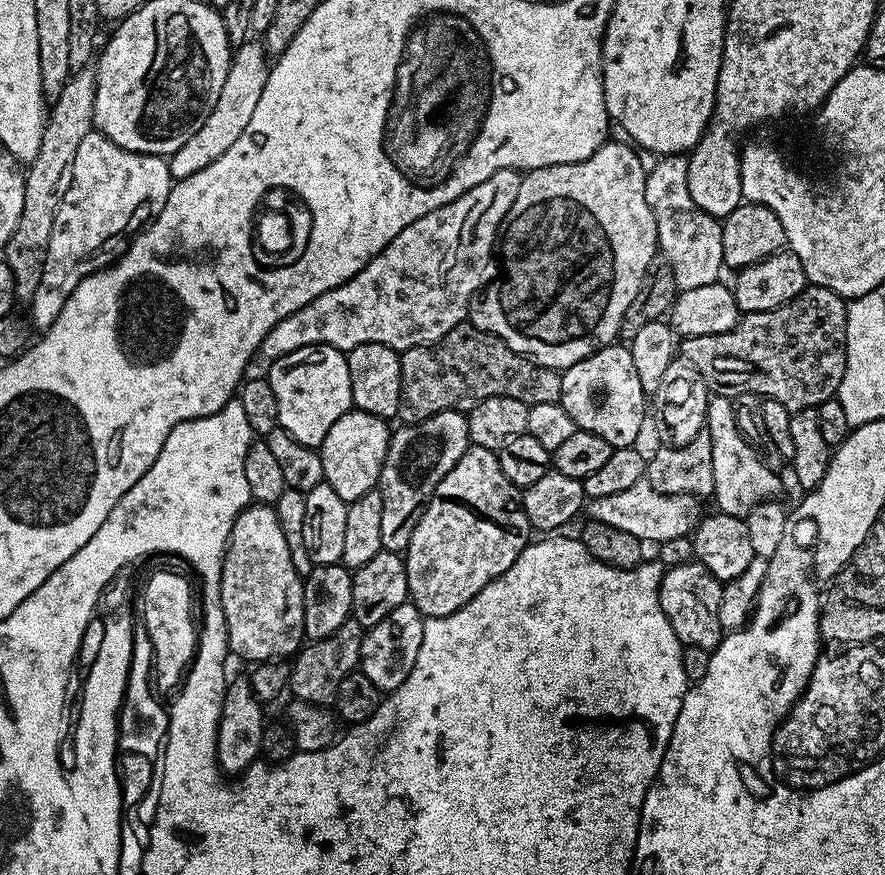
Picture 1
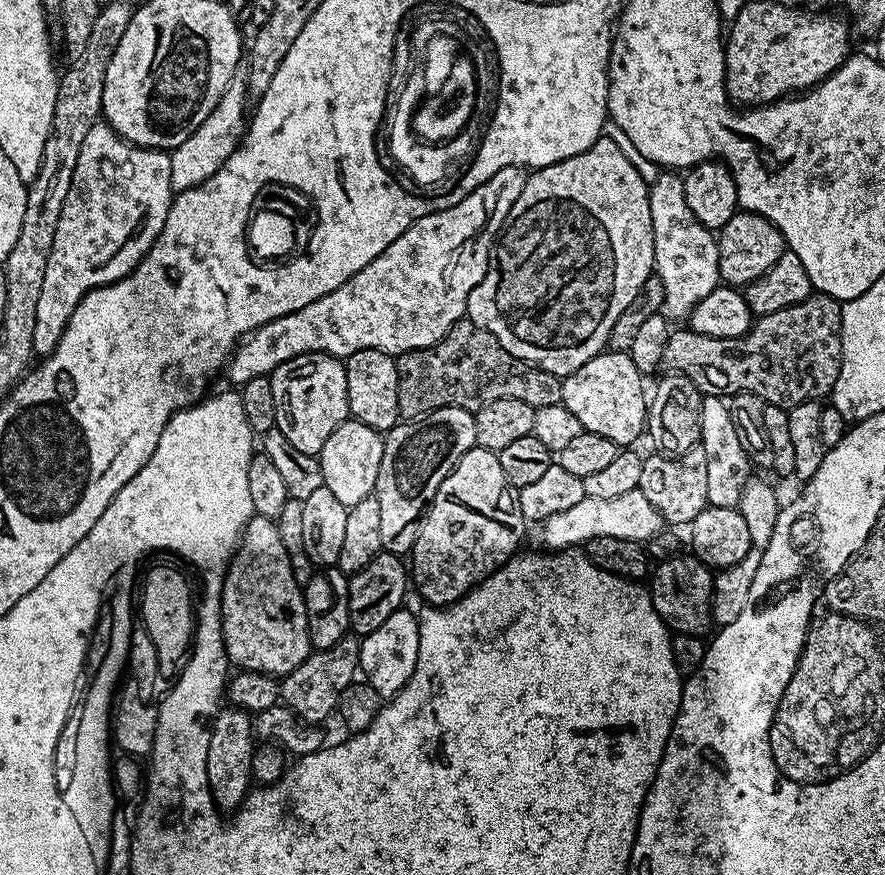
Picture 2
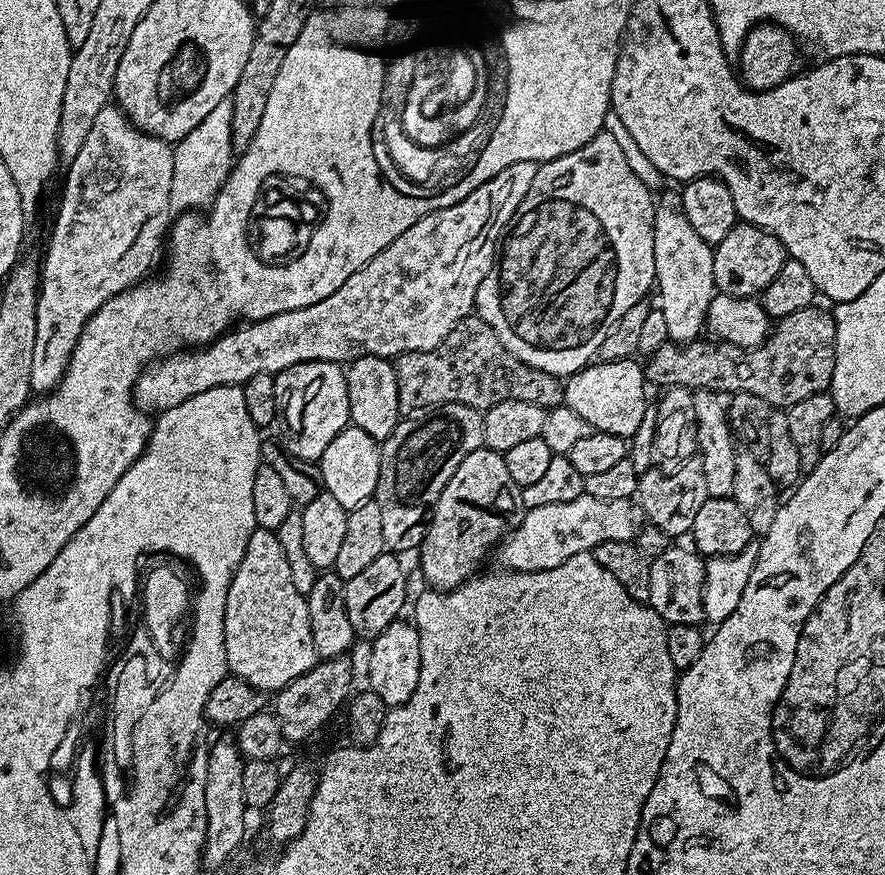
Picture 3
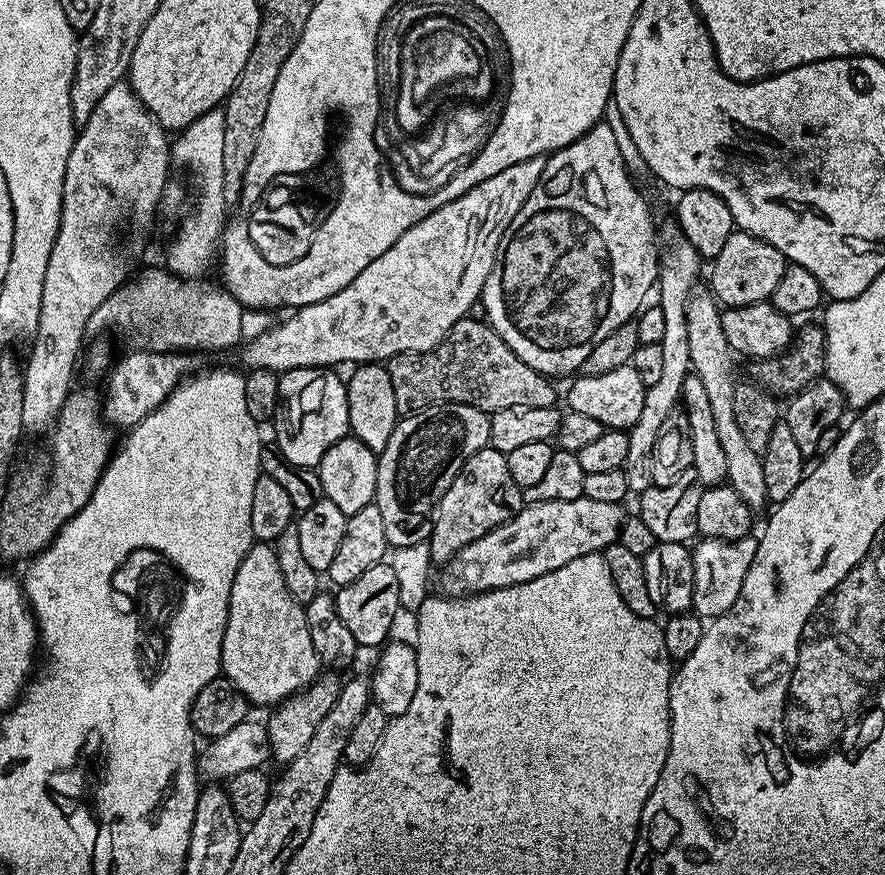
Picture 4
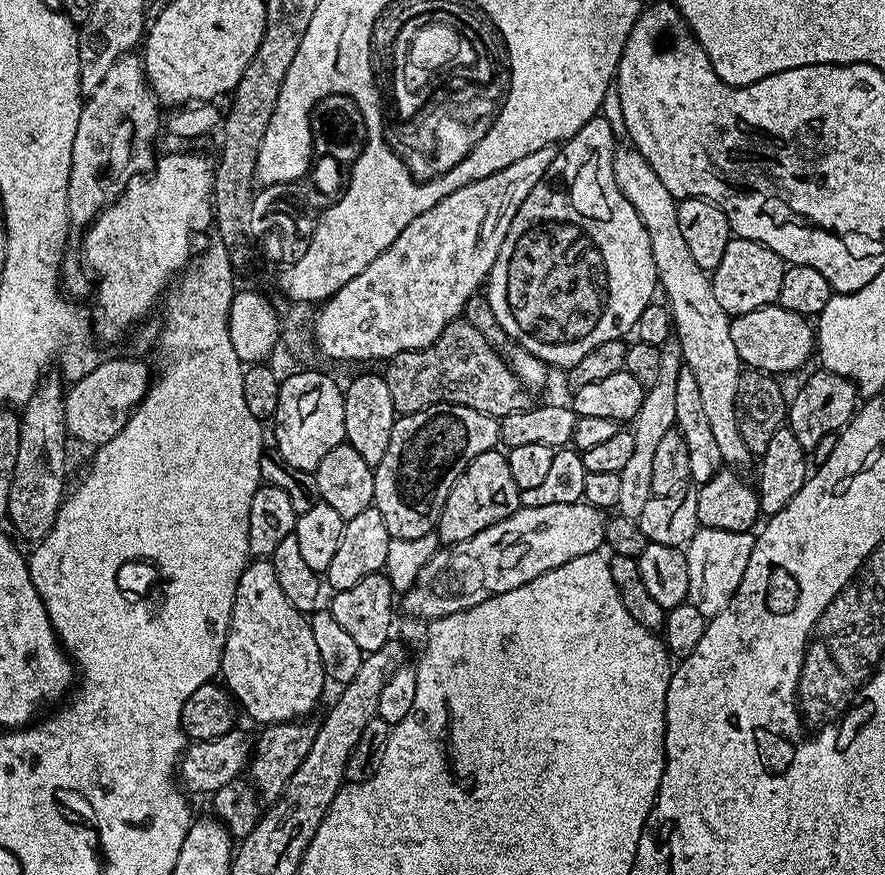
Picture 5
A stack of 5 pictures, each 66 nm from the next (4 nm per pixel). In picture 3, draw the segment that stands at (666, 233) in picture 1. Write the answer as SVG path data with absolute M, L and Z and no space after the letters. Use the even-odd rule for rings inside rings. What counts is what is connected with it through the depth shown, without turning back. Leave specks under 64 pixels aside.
M679 203L656 204L654 218L654 266L656 267L655 291L660 291L658 310L666 318L666 334L669 341L686 345L695 341L705 329L708 307L713 296L717 295L714 282L713 245L702 242L694 234L694 226L686 218Z

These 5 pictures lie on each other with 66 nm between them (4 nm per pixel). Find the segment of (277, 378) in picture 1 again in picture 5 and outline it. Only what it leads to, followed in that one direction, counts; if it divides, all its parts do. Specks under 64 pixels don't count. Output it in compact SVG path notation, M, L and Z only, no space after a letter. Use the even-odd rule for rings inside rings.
M296 372L293 376L284 376L280 381L277 412L274 417L276 424L275 451L290 462L290 466L298 466L298 470L315 472L318 462L334 450L334 446L345 443L344 438L344 394L341 385L336 385L324 372Z

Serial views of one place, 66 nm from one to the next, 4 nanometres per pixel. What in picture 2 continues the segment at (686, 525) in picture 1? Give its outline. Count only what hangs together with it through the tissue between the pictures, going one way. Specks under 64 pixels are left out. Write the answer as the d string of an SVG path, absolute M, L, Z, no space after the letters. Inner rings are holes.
M639 488L630 490L630 494L621 494L614 498L590 498L584 496L571 510L562 510L562 514L550 514L539 525L540 540L548 550L572 550L575 544L587 545L594 538L626 538L647 542L652 536L666 528L665 520L658 510L646 500Z

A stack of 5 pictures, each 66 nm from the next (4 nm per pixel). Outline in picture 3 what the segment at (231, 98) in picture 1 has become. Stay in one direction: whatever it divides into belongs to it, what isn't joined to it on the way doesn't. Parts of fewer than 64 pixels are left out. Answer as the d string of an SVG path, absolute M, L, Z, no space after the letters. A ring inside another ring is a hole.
M231 99L218 102L186 138L175 141L174 178L170 178L170 202L177 213L183 214L193 210L204 210L211 205L212 199L220 193L220 187L232 173L234 153L230 125L234 106Z

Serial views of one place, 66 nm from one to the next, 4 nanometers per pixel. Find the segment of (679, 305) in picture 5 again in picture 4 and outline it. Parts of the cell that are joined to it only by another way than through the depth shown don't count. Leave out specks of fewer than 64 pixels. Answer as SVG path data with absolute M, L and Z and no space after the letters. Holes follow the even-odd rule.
M697 291L686 306L686 342L690 342L691 371L702 378L706 398L710 398L710 414L714 414L714 427L718 429L718 442L722 442L722 454L726 458L726 484L737 492L746 506L759 510L769 503L766 494L766 470L761 453L750 450L738 422L734 418L734 390L737 381L732 380L732 359L734 353L722 334L721 309L707 291ZM705 292L705 293L704 293Z

